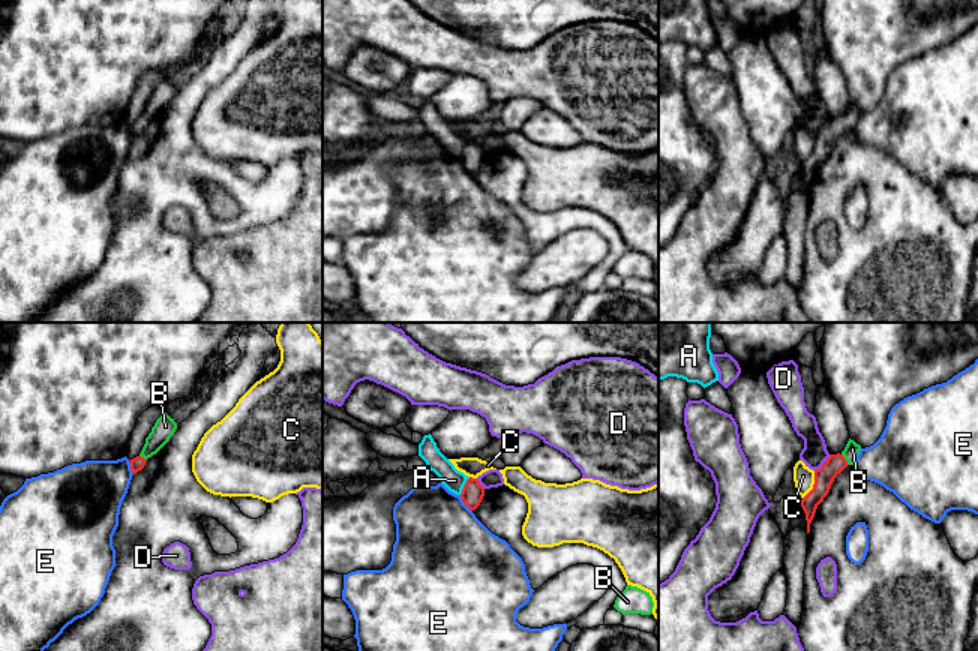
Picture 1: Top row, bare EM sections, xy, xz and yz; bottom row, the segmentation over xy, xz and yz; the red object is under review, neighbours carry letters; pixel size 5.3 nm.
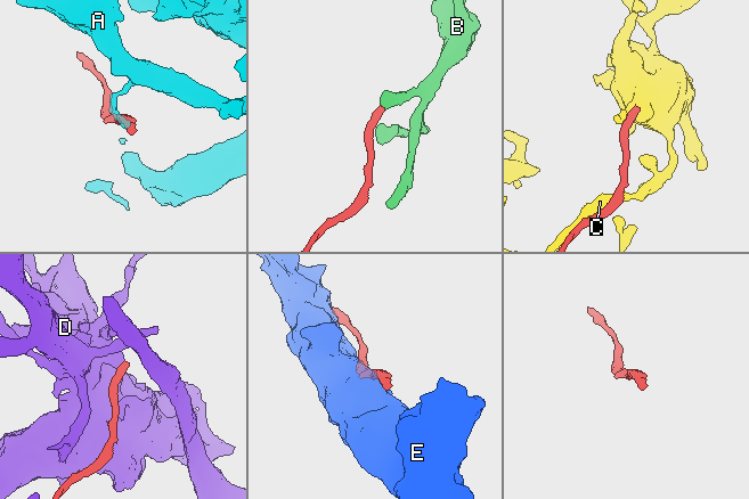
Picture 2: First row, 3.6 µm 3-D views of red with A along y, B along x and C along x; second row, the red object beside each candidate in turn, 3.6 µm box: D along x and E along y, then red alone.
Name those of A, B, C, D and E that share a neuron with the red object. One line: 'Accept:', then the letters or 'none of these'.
Accept: B

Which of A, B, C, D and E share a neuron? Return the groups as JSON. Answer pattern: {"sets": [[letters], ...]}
{"sets": [["A"], ["B"], ["C"], ["D"], ["E"]]}

